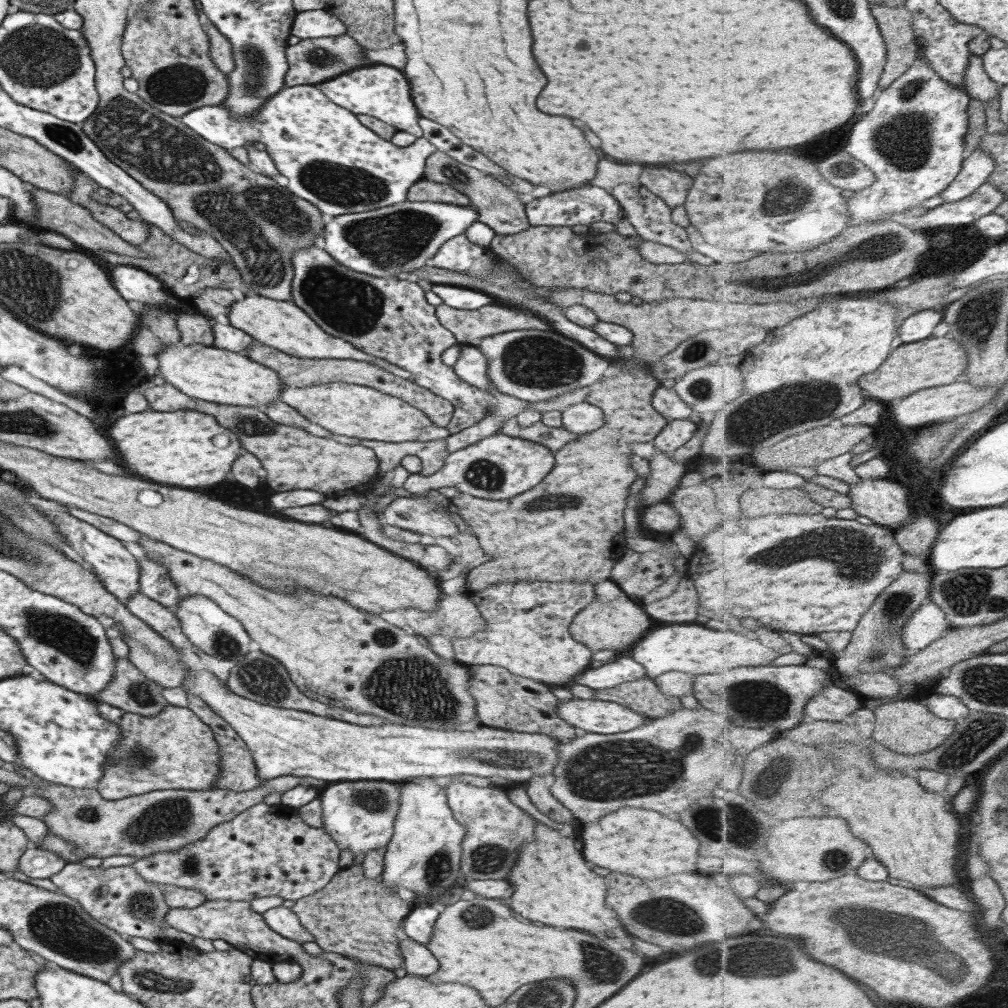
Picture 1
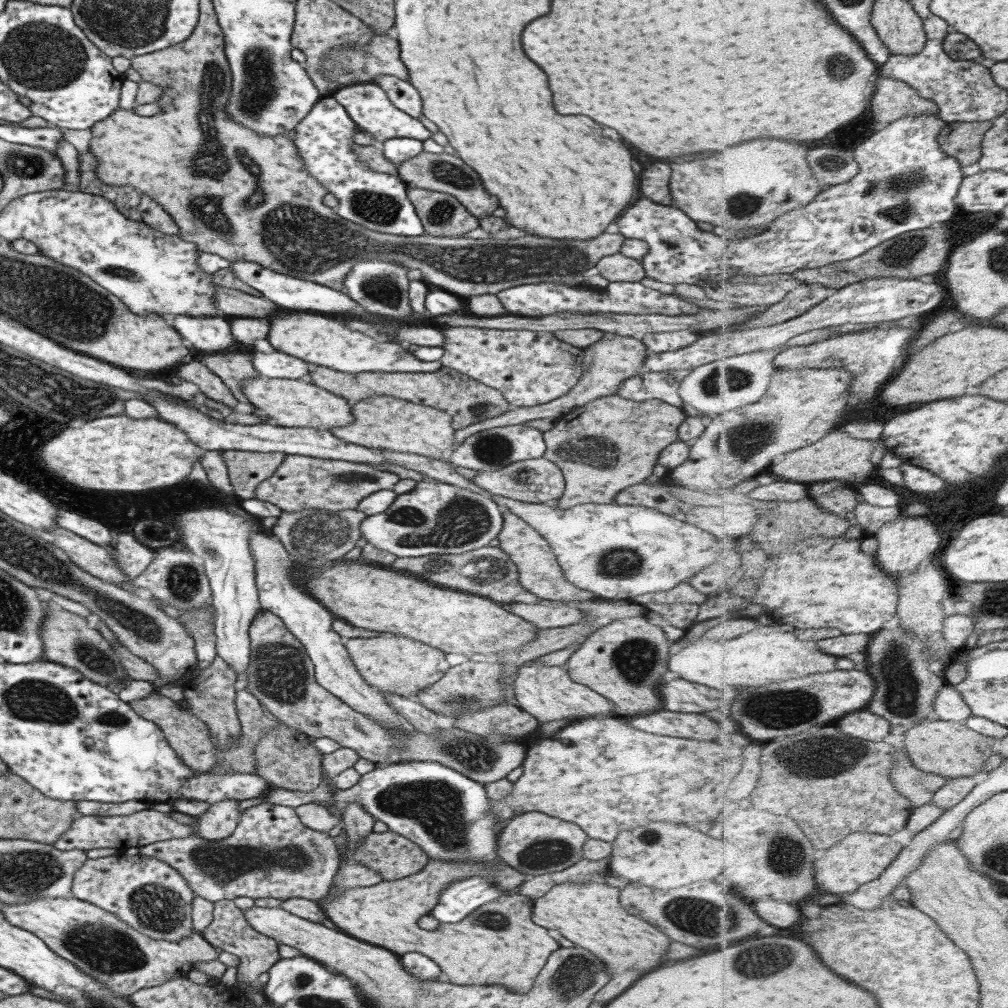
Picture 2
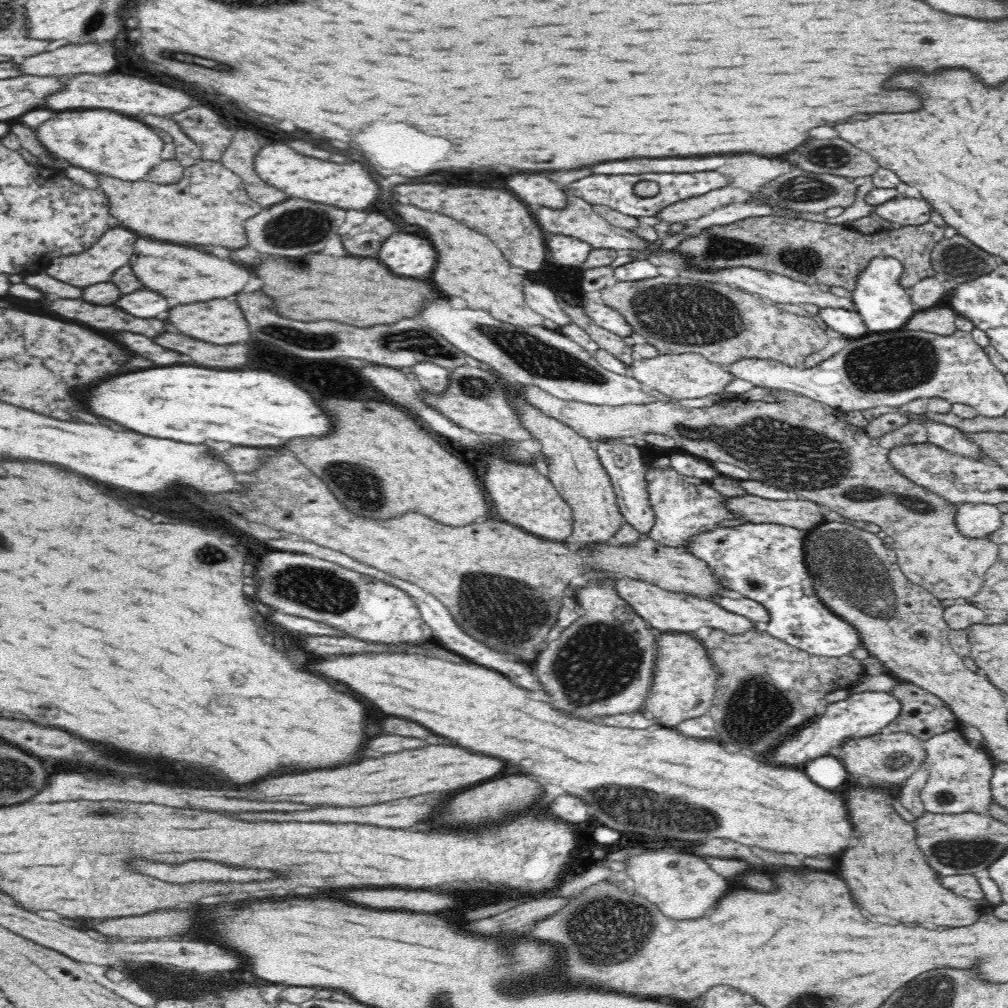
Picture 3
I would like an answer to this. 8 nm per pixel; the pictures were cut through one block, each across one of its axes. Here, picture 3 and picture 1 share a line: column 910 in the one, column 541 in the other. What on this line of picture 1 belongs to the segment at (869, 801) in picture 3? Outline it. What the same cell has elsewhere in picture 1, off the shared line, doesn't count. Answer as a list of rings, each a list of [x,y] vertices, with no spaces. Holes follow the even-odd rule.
[[[535,825],[535,840],[520,846],[519,860],[509,874],[515,892],[511,894],[511,910],[527,920],[541,922],[547,926],[561,926],[583,930],[590,934],[612,931],[620,933],[622,926],[612,908],[603,904],[605,882],[593,874],[581,852],[575,850],[571,838],[559,836],[555,830]]]

